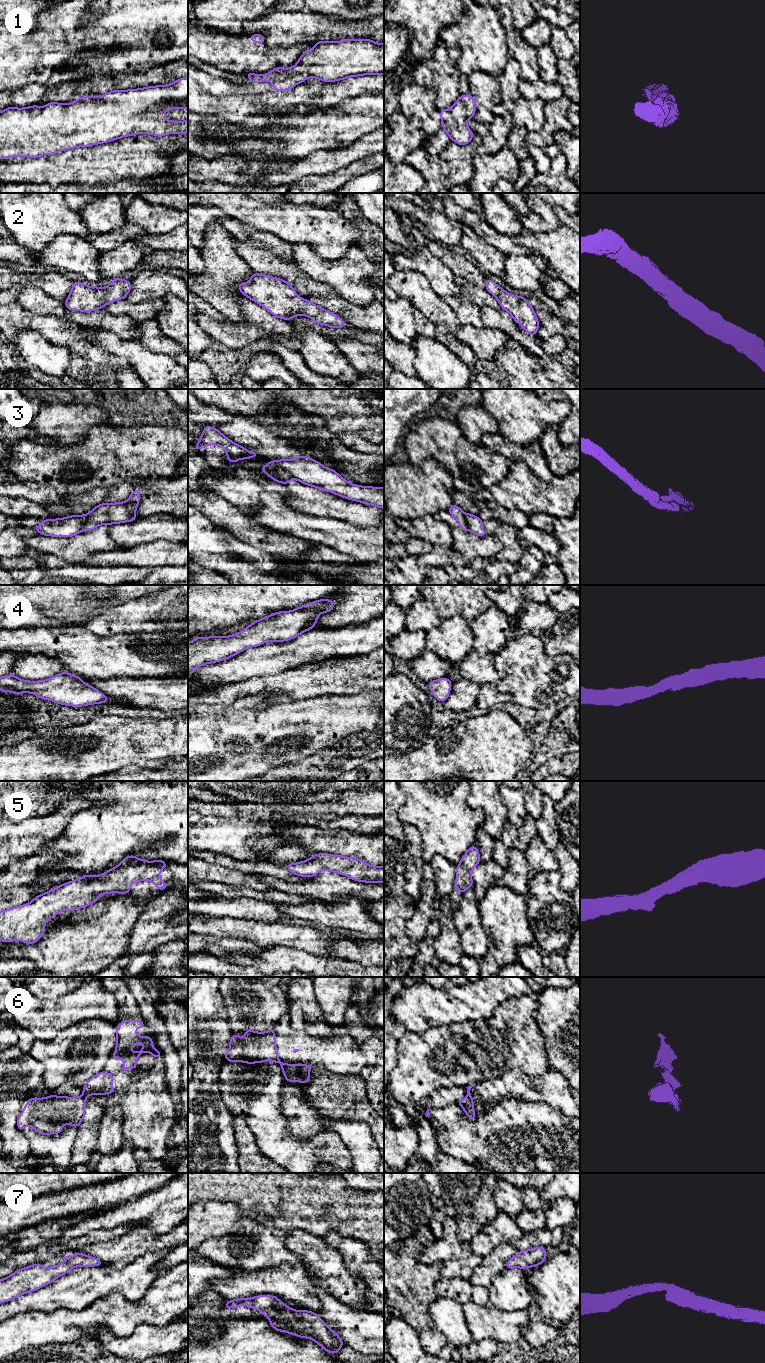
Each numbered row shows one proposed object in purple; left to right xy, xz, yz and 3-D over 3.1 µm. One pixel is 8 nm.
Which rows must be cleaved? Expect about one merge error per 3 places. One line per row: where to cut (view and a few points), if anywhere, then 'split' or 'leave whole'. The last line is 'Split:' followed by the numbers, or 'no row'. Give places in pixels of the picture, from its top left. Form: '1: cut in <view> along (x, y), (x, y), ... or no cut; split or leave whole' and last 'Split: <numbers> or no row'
1: no cut; leave whole
2: no cut; leave whole
3: cut in xz along (272, 461), (293, 478); split
4: no cut; leave whole
5: no cut; leave whole
6: cut in xy along (82, 1095), (84, 1098); split
7: no cut; leave whole
Split: 3, 6

